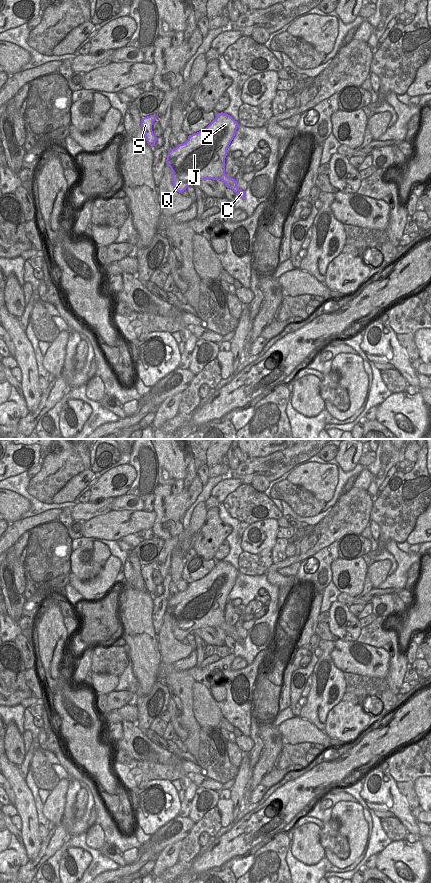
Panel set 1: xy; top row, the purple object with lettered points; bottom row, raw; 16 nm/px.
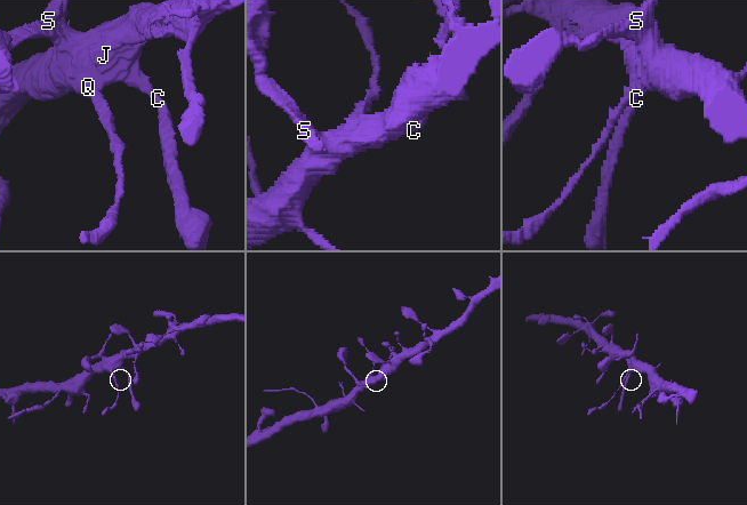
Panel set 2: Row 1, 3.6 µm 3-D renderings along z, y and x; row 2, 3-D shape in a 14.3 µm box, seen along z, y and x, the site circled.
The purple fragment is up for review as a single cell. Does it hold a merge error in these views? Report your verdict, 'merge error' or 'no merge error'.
no merge error

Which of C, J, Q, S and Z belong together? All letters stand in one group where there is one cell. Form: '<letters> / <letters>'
C J Q S Z

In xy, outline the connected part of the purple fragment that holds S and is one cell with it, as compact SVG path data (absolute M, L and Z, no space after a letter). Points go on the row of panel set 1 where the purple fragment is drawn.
M150 115L142 118L141 121L141 127L143 129L146 141L152 147L155 146L156 139L157 139L157 137L153 134L152 131L152 125L155 120L156 120L156 116Z

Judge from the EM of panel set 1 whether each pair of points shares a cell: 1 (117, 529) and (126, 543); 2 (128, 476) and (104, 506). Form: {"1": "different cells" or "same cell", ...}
{"1": "different cells", "2": "different cells"}

